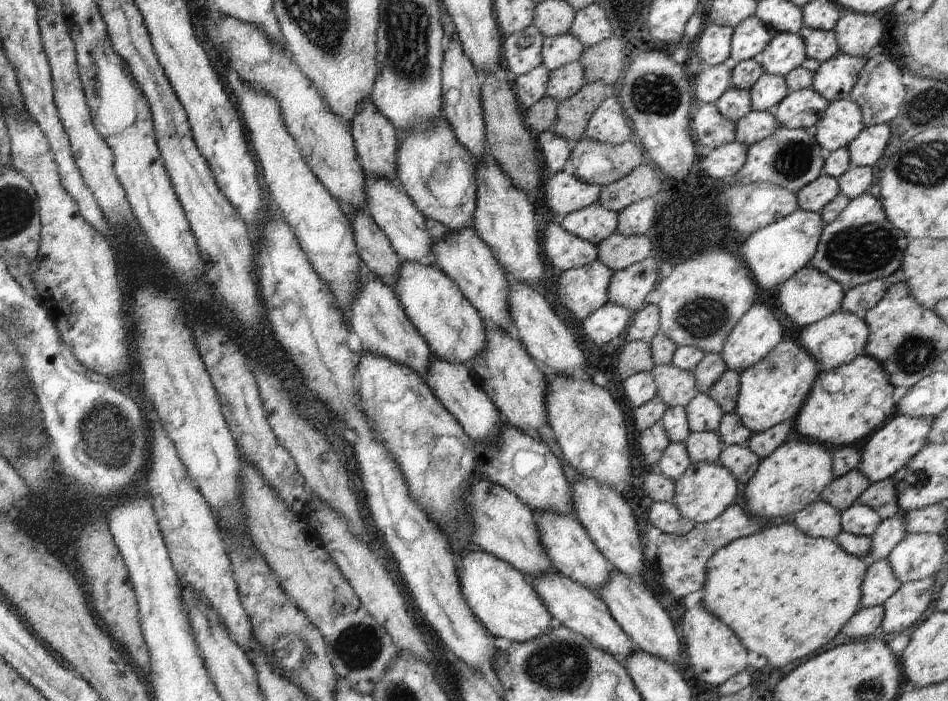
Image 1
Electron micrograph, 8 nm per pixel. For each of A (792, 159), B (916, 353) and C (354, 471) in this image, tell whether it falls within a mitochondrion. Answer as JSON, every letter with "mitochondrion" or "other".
{"A":"mitochondrion","B":"mitochondrion","C":"other"}

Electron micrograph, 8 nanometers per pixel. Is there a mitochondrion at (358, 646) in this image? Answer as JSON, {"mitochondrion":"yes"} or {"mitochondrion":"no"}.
{"mitochondrion":"yes"}

